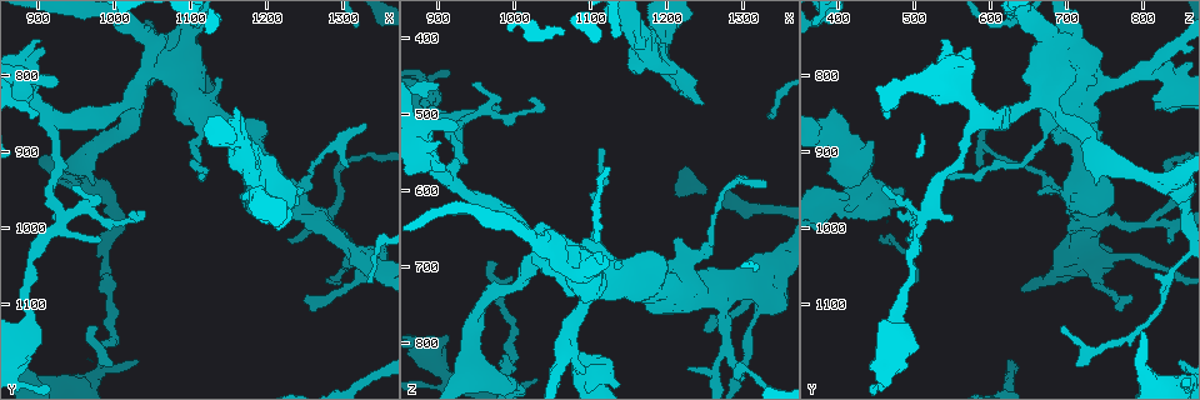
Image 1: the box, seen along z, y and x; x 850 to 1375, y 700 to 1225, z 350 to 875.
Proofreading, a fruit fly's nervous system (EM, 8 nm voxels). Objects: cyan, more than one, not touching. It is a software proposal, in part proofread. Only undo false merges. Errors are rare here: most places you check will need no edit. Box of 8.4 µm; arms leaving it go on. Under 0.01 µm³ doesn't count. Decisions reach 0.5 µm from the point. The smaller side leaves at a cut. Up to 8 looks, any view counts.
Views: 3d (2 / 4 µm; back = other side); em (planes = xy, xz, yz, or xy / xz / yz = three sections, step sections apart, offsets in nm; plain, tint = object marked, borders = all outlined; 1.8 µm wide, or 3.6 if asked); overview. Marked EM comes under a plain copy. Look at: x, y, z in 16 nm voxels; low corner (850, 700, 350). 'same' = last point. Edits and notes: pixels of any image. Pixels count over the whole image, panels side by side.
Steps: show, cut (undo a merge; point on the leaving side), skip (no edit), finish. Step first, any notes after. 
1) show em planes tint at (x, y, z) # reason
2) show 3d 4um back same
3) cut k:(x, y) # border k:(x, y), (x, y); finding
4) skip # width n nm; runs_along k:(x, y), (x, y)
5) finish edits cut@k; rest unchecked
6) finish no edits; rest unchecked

show em planes tint at (1200, 965, 410) # looks like a crossing

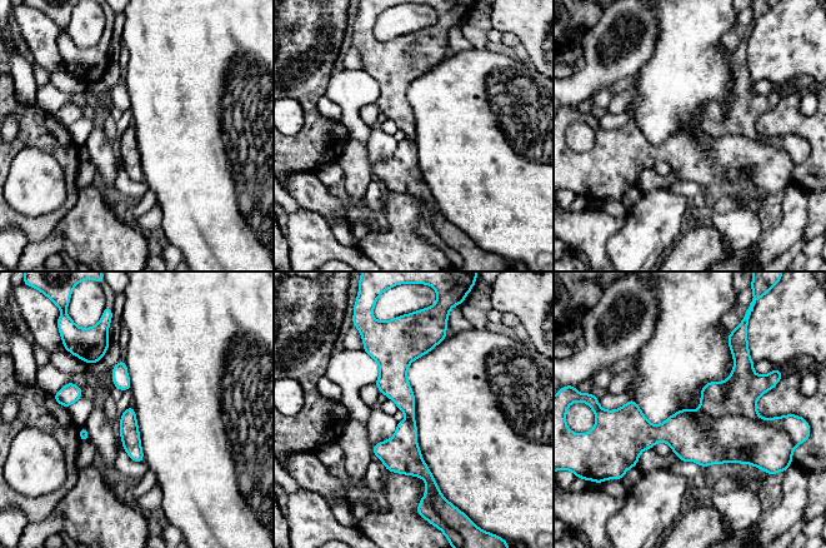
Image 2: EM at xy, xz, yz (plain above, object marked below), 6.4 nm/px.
cut 2:(700, 438) # width 130 nm; border 2:(700, 409), (711, 417), (760, 418); two neurons meet here

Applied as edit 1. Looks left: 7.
show overview # see it whole again

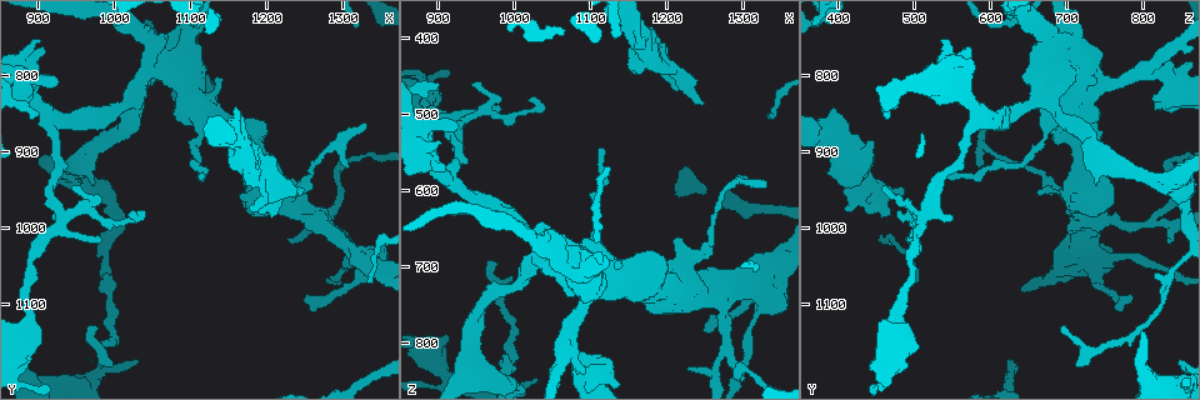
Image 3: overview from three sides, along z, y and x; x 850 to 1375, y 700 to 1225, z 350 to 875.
show 3d 4um at (1055, 795, 680) # sharp bend

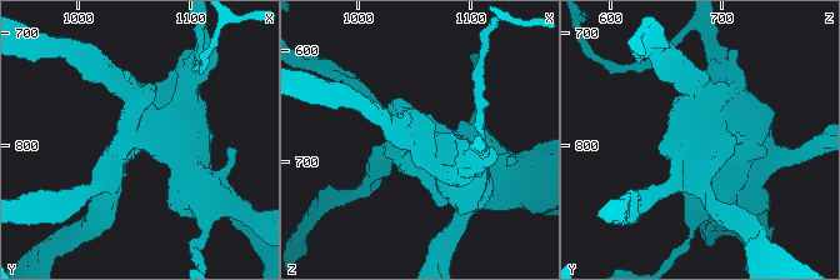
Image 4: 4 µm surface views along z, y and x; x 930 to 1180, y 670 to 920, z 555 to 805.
show em 3.6um planes tint at (1054, 792, 676)

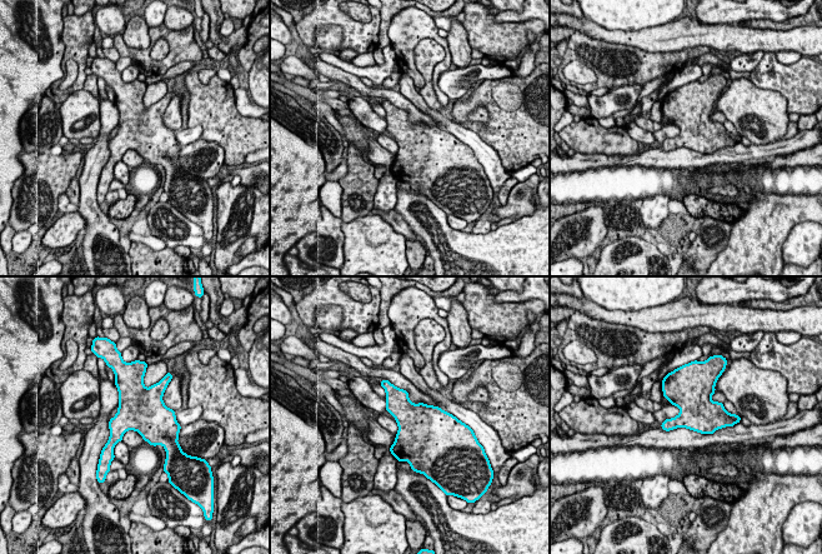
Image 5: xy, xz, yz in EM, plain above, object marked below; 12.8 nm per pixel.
skip # one neuron here

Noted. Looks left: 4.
show em 3.6um yz step 16 tint at (930, 980, 520) # looks like a crossing

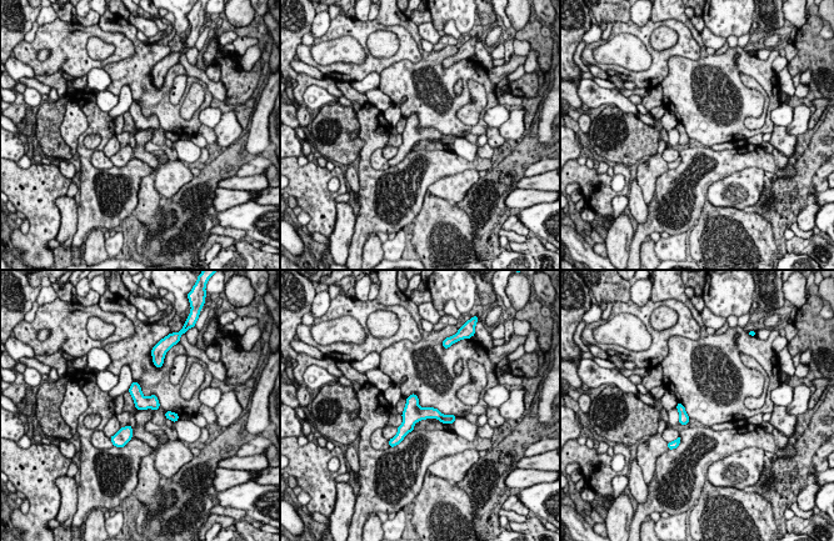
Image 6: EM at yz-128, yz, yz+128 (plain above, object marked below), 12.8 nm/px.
skip # width 190 nm; runs_along 6:(450, 417), (419, 414), (398, 437); continuous, no second neuron

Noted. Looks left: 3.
finish edits cut@2; rest unchecked

